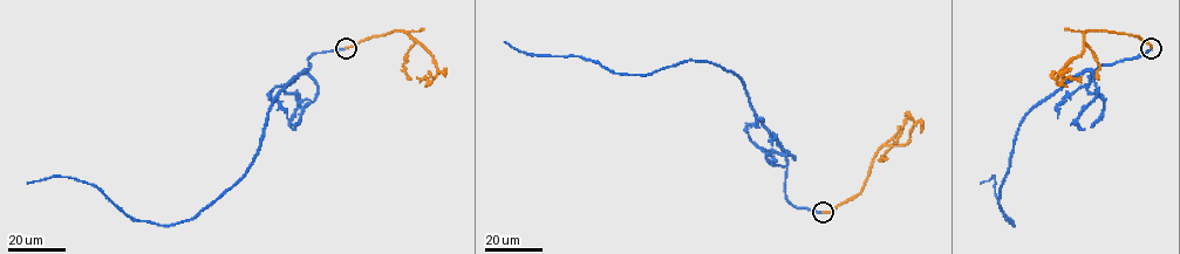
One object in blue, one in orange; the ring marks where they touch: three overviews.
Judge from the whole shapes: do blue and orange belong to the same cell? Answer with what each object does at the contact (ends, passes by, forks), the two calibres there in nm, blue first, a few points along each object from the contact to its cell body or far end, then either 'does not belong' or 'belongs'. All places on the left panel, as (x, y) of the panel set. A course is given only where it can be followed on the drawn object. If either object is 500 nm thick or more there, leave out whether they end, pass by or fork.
blue ends there; orange ends there; 360 nm thick on the blue side, 280 nm on the other; blue runs (346, 48), (308, 59), (309, 67), (273, 100), (249, 170), (192, 218), (134, 219), (73, 178), (27, 183); orange runs (346, 48), (366, 39), (403, 31), (431, 55), (436, 64), (436, 75), (429, 83), (425, 77), (416, 77); belongs

